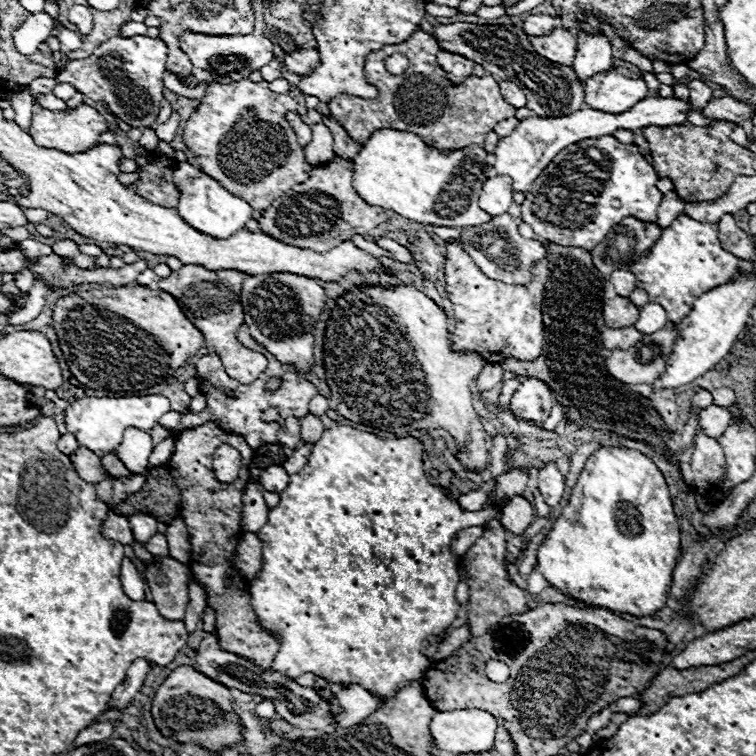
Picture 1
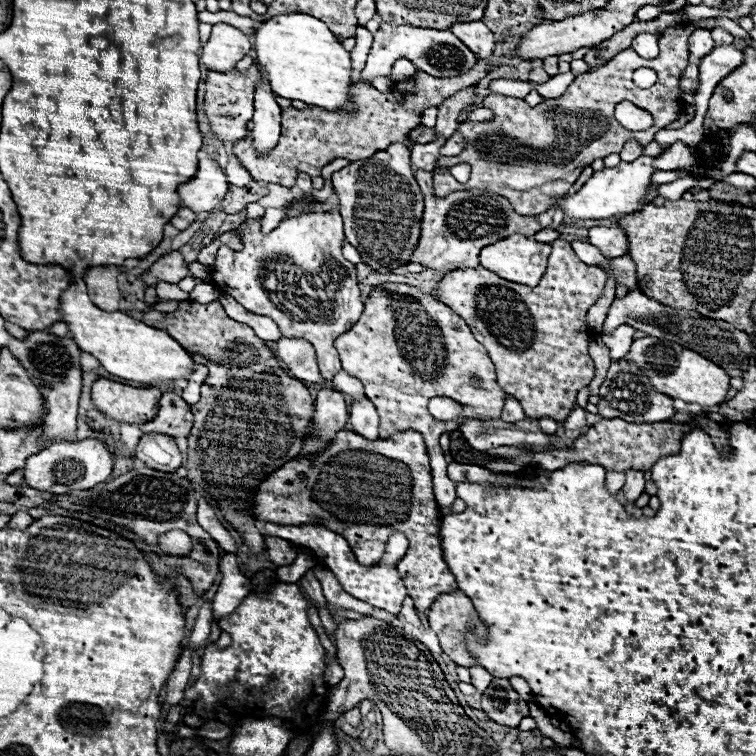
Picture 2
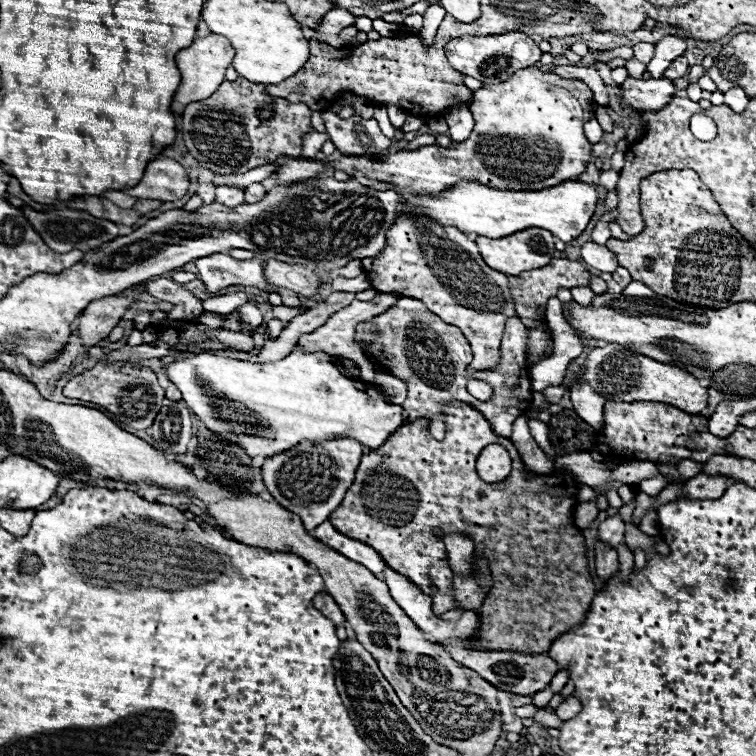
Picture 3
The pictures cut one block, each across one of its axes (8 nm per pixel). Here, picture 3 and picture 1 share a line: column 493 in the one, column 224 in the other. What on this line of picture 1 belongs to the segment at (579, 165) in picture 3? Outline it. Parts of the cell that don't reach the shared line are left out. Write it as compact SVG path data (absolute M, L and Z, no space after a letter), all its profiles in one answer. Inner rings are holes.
M248 78L232 84L212 82L198 112L184 128L184 144L196 154L202 172L214 176L254 210L266 210L276 196L308 180L312 172L292 126L284 118L288 110L298 110L296 100L288 94L274 94L264 80L258 84Z

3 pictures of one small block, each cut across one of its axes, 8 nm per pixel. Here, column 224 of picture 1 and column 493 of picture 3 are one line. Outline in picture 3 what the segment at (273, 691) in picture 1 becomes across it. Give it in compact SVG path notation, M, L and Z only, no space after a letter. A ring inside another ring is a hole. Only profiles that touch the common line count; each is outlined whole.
M448 640L442 646L450 652L450 656L456 662L478 672L484 680L494 684L498 690L512 692L518 696L534 696L536 692L544 690L550 684L550 680L554 678L554 674L558 672L556 662L550 660L546 654L520 654L520 652L512 652L512 650L492 650L492 652L474 650L474 648L470 648L468 640Z

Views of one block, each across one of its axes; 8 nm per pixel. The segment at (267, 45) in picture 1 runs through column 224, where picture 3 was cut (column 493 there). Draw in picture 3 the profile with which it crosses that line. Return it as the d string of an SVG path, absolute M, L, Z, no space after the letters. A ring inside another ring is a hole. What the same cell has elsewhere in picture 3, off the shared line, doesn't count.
M508 32L508 34L494 34L494 36L454 38L446 44L446 56L450 64L466 76L472 76L480 82L504 82L508 80L508 76L512 76L512 72L534 66L540 60L542 50L524 32Z

